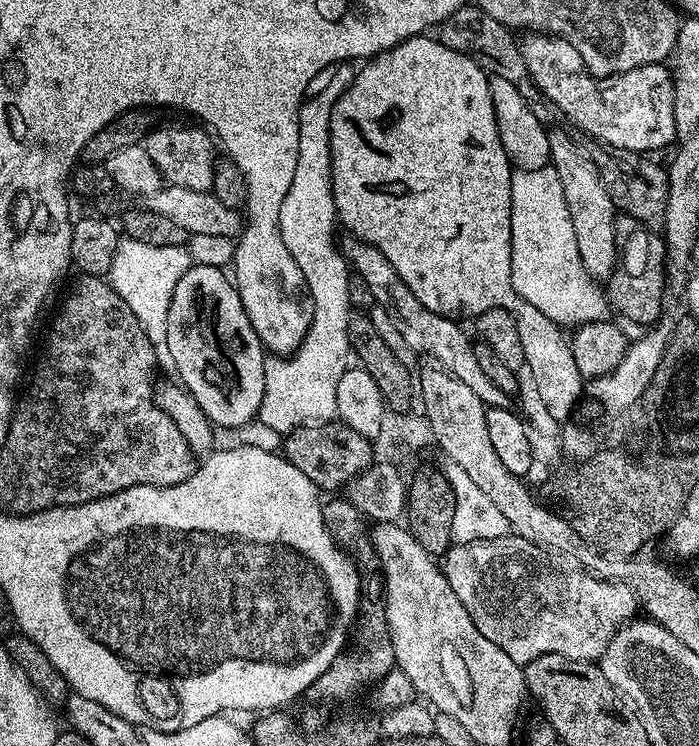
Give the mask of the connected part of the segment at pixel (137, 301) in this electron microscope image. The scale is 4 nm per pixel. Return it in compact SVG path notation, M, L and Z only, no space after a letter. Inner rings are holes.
M121 239L116 246L116 253L112 259L112 271L110 273L110 283L113 290L119 294L130 306L130 310L138 318L138 322L144 327L144 332L151 338L152 343L160 346L164 344L164 333L168 327L168 307L174 294L174 286L186 274L186 270L191 268L193 262L188 256L187 247L184 246L150 246L141 240Z

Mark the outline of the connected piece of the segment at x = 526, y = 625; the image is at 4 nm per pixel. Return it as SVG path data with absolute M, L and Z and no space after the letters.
M507 534L489 536L470 541L468 544L453 543L452 547L442 557L442 567L445 578L450 582L450 590L454 590L454 594L458 594L458 602L462 602L462 606L466 606L466 614L470 614L474 626L478 626L482 638L490 638L490 642L494 642L494 646L506 650L506 654L510 654L510 658L514 658L516 664L523 666L542 654L562 654L571 660L599 661L600 657L609 651L612 639L616 637L618 629L629 623L637 615L637 593L634 591L631 583L611 578L601 578L599 575L589 574L583 567L577 566L575 563L573 563L574 565L563 564L559 559L563 560L555 551L544 548L540 544L530 542L521 536Z

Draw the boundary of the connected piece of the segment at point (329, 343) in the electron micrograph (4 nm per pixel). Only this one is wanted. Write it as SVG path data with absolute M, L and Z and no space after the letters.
M341 62L336 65L337 74L331 83L321 93L307 97L300 106L300 137L298 138L298 162L294 170L294 182L290 182L290 190L282 202L280 211L281 225L308 224L304 232L296 232L290 236L290 247L295 260L320 260L311 269L307 269L308 291L312 297L312 325L300 347L287 358L272 358L264 366L264 397L260 403L258 420L270 426L271 429L287 434L305 424L328 422L336 416L336 395L339 379L344 369L350 364L350 349L348 346L348 317L350 305L348 302L348 277L350 265L344 259L343 251L332 245L332 232L328 228L337 227L336 207L332 197L332 155L330 154L330 114L338 102L338 98L354 82L358 71L352 62Z

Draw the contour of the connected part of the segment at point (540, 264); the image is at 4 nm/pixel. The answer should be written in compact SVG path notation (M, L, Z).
M552 167L538 170L515 169L512 173L512 193L510 194L510 230L512 231L512 289L530 306L538 306L546 318L561 326L594 324L605 319L610 305L600 292L597 283L582 266L578 254L578 238L574 232L574 222L566 206L566 194L562 194L562 181Z

